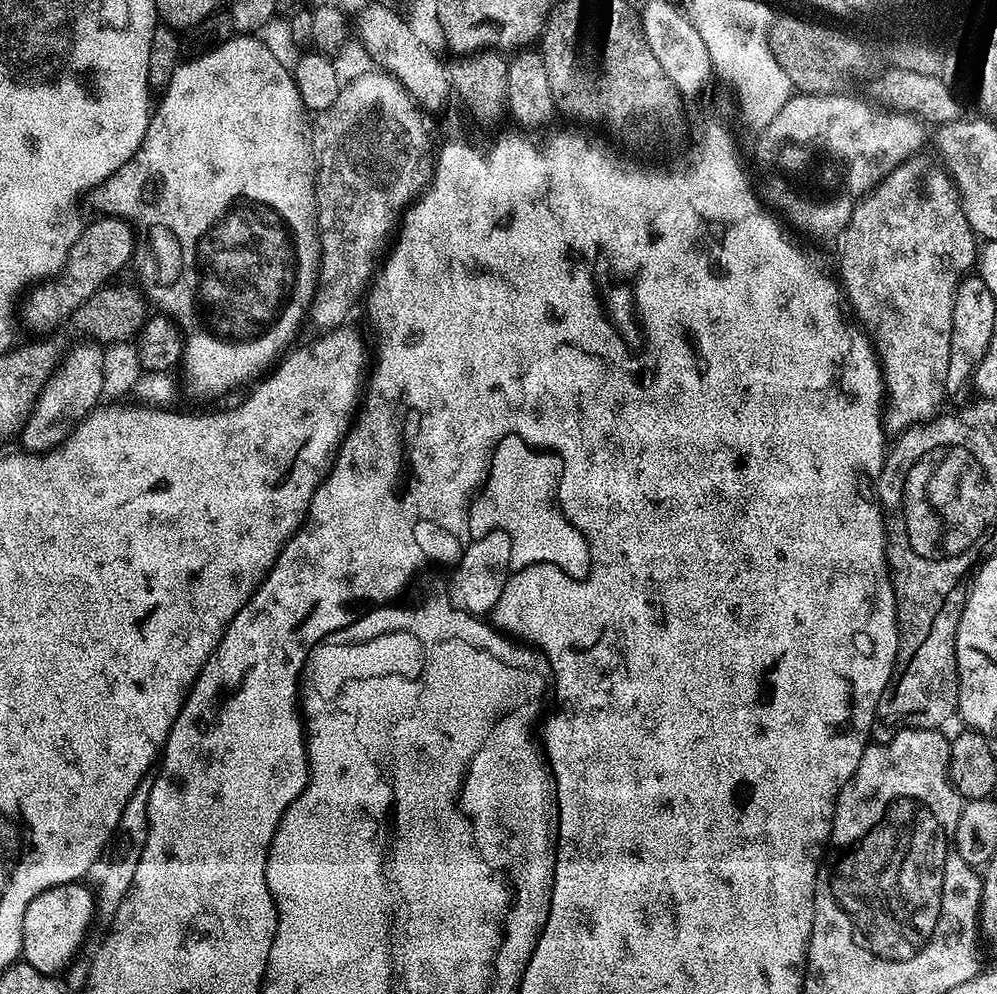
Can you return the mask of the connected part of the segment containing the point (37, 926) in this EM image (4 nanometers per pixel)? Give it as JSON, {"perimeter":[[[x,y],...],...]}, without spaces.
{"perimeter":[[[87,883],[59,884],[42,890],[26,906],[26,918],[22,918],[22,960],[42,970],[42,974],[56,976],[76,956],[94,916],[94,892]]]}

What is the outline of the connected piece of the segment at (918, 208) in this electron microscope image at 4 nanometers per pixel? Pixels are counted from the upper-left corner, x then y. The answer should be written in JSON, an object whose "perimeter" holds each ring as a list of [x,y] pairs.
{"perimeter":[[[924,154],[911,156],[902,162],[861,199],[864,200],[861,204],[859,202],[855,205],[852,221],[849,222],[848,228],[842,235],[844,245],[840,248],[840,276],[838,275],[838,280],[842,285],[843,295],[846,297],[851,311],[852,308],[856,311],[857,317],[855,316],[855,319],[866,329],[870,343],[876,349],[876,359],[880,362],[880,371],[884,373],[884,391],[887,400],[887,411],[883,413],[882,419],[885,429],[889,433],[893,432],[893,434],[905,432],[906,429],[913,426],[919,426],[924,421],[933,419],[941,411],[940,403],[943,402],[944,396],[946,397],[946,370],[950,366],[950,334],[952,333],[952,319],[954,318],[956,285],[960,283],[963,277],[973,271],[978,260],[978,237],[972,231],[969,213],[960,205],[951,175],[939,163],[937,164],[932,160],[927,160]]]}

